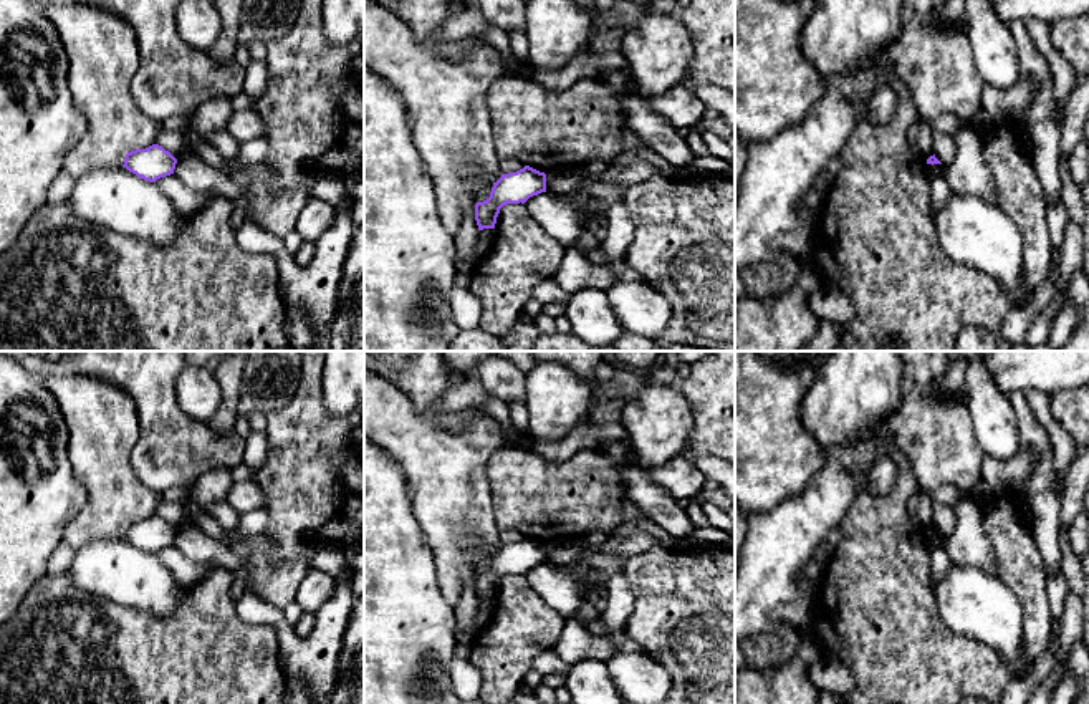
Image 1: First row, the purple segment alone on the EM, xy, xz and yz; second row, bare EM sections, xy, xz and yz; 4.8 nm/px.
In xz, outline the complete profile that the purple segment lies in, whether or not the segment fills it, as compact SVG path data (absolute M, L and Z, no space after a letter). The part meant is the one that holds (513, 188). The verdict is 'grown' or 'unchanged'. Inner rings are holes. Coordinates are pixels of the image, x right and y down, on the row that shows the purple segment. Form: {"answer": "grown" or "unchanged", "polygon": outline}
{"answer": "unchanged", "polygon": "M530 166L493 182L490 197L475 204L478 230L495 229L500 209L506 204L525 204L530 197L546 192L546 174Z"}

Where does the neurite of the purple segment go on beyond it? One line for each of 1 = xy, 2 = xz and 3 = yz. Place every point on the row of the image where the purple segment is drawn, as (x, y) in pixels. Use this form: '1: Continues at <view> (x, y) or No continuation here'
1: No continuation here
2: No continuation here
3: No continuation here

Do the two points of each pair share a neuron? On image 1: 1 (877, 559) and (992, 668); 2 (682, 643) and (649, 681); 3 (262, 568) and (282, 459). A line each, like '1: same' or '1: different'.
1: same
2: different
3: same

